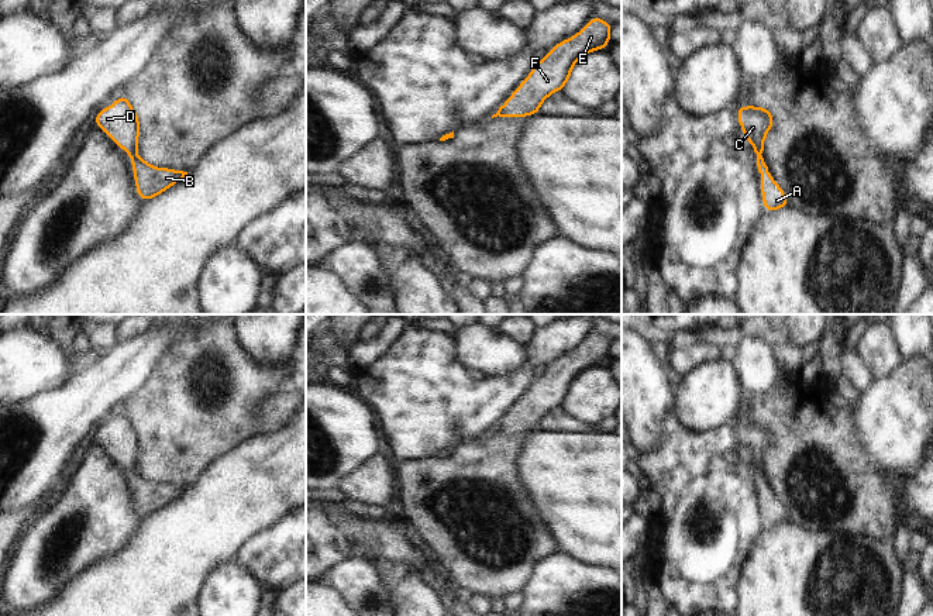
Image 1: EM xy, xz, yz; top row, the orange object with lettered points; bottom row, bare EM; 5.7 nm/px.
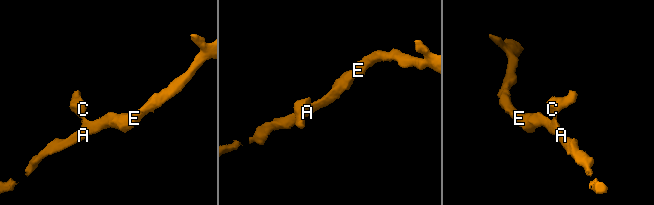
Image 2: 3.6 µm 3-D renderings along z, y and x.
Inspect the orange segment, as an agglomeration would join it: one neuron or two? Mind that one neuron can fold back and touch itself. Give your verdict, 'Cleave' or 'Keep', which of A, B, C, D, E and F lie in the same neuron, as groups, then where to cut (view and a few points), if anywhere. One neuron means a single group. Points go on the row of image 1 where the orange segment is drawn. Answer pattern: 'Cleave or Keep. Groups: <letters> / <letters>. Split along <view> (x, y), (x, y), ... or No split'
Keep. Groups: A B C D E F. No split

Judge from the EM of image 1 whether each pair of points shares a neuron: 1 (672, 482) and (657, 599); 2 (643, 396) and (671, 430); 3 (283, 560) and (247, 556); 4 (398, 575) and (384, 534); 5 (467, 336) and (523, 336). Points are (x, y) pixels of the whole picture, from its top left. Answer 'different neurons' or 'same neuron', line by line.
1: different neurons
2: different neurons
3: same neuron
4: different neurons
5: different neurons

